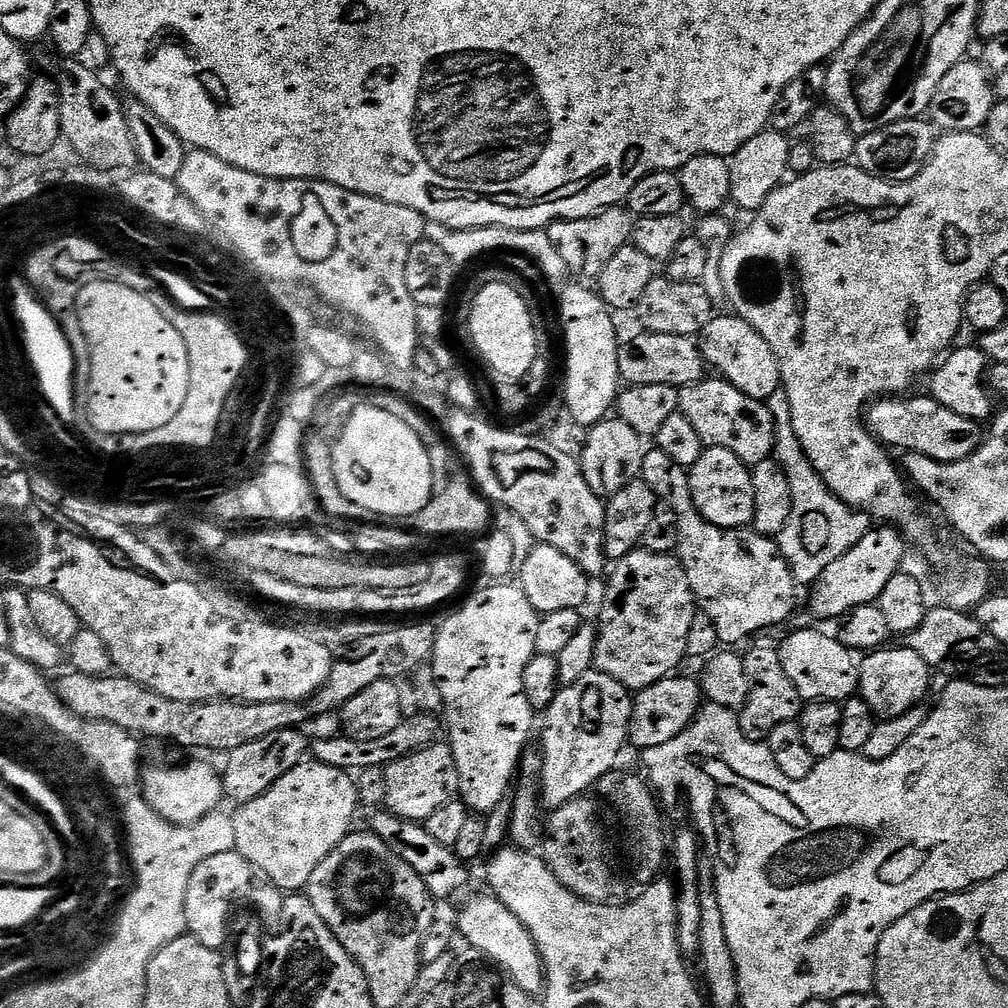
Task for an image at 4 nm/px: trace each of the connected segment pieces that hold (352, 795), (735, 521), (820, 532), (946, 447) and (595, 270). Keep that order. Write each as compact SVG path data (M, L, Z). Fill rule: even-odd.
M303 762L294 766L288 773L282 774L260 797L254 798L253 801L241 803L236 808L237 812L234 812L232 816L235 837L237 839L235 851L240 852L241 856L246 858L246 861L252 863L257 873L264 874L265 872L284 891L284 894L296 894L301 890L307 889L314 870L318 870L318 866L322 866L324 859L353 831L354 825L352 825L352 819L356 816L356 784L351 778L353 777L347 771L317 762Z
M705 447L691 464L688 485L696 509L719 528L742 528L751 525L754 518L754 486L749 465L743 464L737 456L730 454L730 450L710 447Z
M782 388L775 391L766 403L776 426L776 444L772 456L782 466L791 490L790 521L776 541L797 585L810 586L834 560L838 560L862 539L871 529L872 520L864 512L858 512L841 502L814 470L794 434L793 416L786 392Z
M923 395L881 398L875 401L866 412L868 429L889 449L904 448L905 453L917 452L943 464L961 461L977 452L984 442L985 429L977 421L962 418L962 414L954 414L954 410L942 406L931 395ZM908 398L909 400L904 400Z
M617 206L586 219L556 220L548 225L546 231L558 254L566 262L569 273L584 280L594 280L601 275L612 256L631 241L633 227L633 215L625 207Z

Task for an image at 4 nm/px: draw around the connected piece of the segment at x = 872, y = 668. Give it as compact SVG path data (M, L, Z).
M885 646L875 652L869 652L859 661L859 695L868 703L876 718L892 720L906 714L916 705L925 703L924 695L928 692L928 683L933 673L926 662L914 654L914 650L903 646Z

